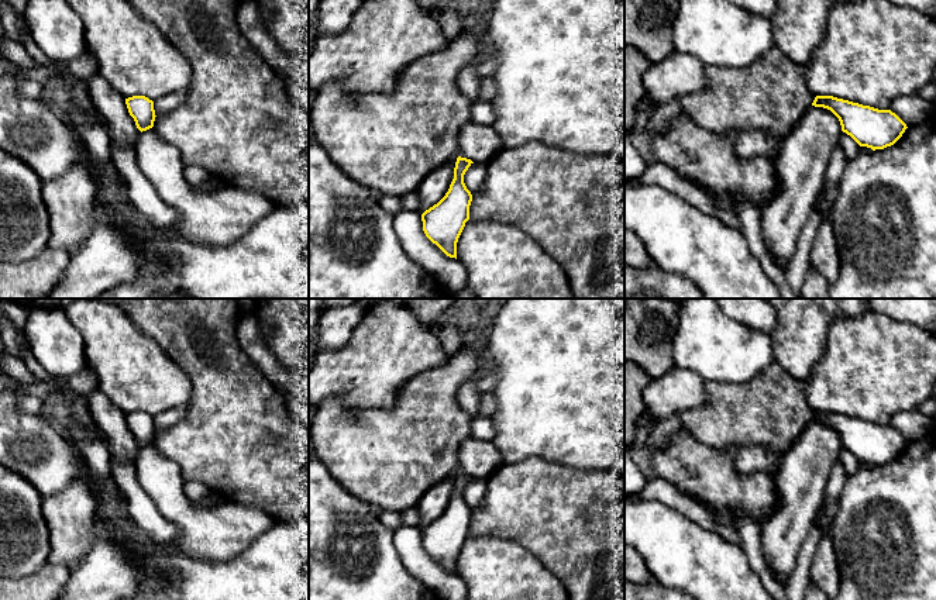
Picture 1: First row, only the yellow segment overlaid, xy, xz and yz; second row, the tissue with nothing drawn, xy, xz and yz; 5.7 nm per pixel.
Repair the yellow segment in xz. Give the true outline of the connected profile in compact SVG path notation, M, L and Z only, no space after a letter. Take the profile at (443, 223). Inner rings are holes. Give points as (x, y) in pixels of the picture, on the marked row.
M457 158L454 179L445 196L421 214L423 231L447 256L457 259L457 242L469 220L472 194L464 183L464 175L474 162Z

